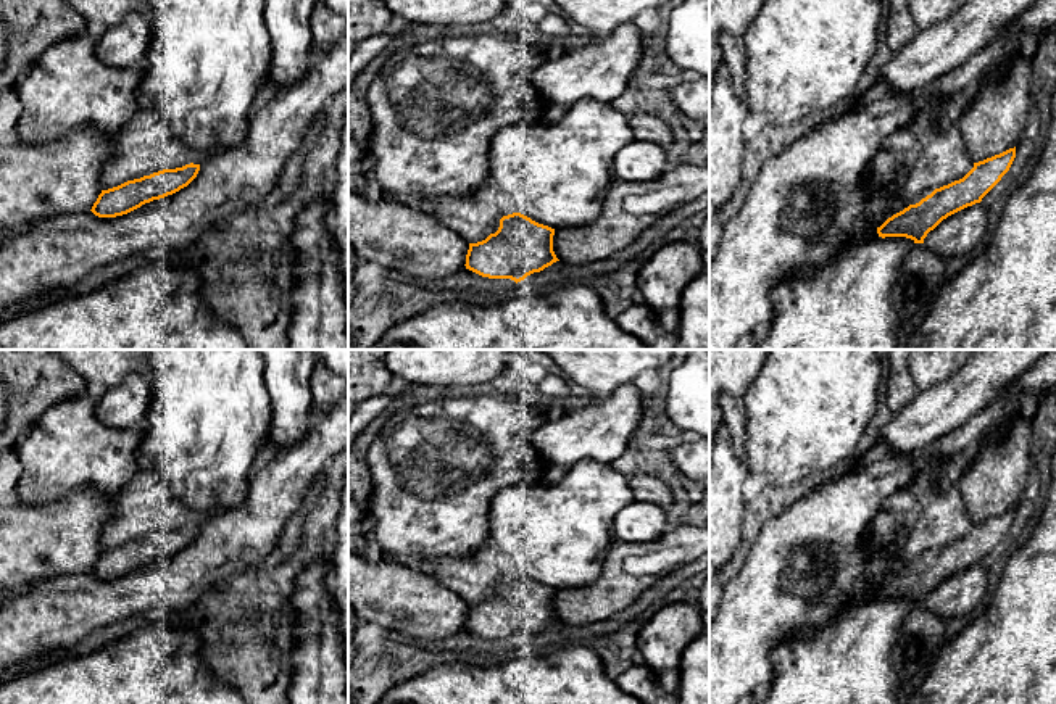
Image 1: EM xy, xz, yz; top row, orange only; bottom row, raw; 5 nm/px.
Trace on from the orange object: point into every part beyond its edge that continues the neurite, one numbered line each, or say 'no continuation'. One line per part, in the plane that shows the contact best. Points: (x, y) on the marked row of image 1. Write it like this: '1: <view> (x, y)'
1: xy (147, 145)

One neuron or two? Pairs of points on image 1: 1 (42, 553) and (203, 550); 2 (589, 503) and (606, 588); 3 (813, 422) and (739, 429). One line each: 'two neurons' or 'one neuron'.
1: two neurons
2: two neurons
3: two neurons

